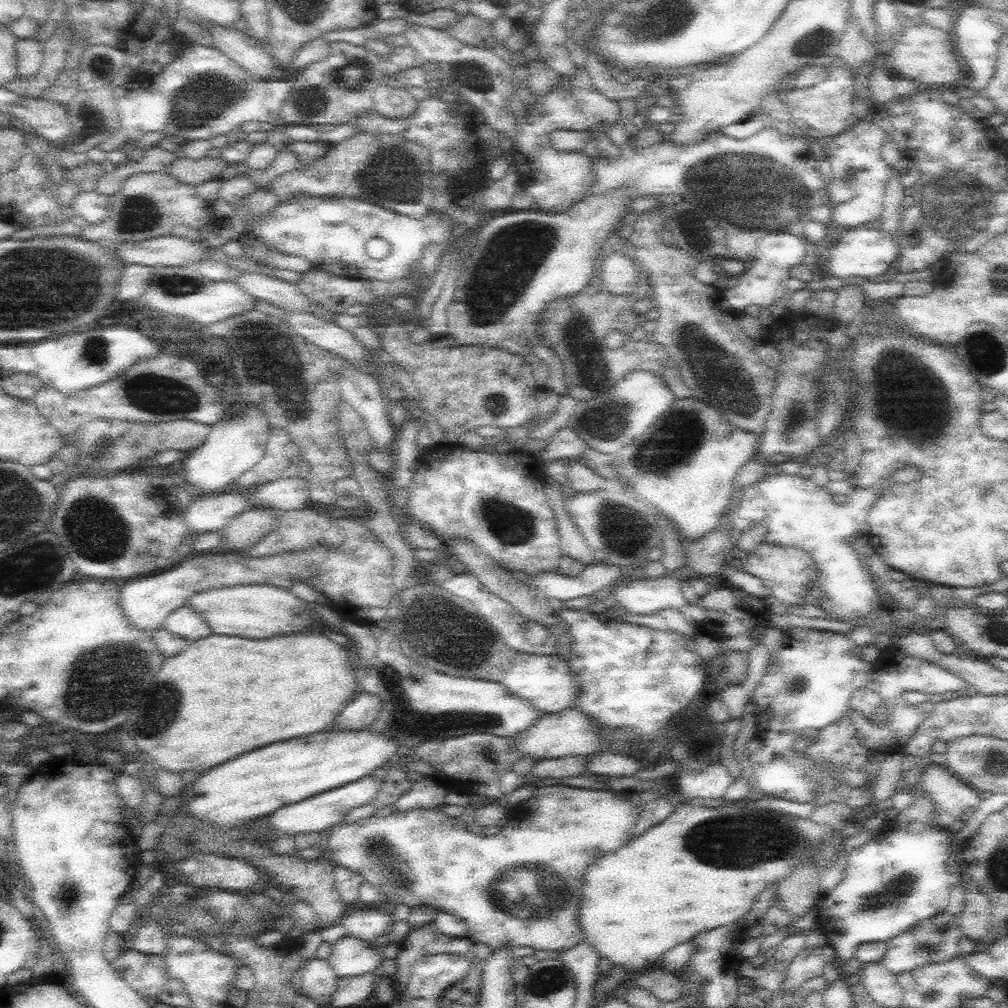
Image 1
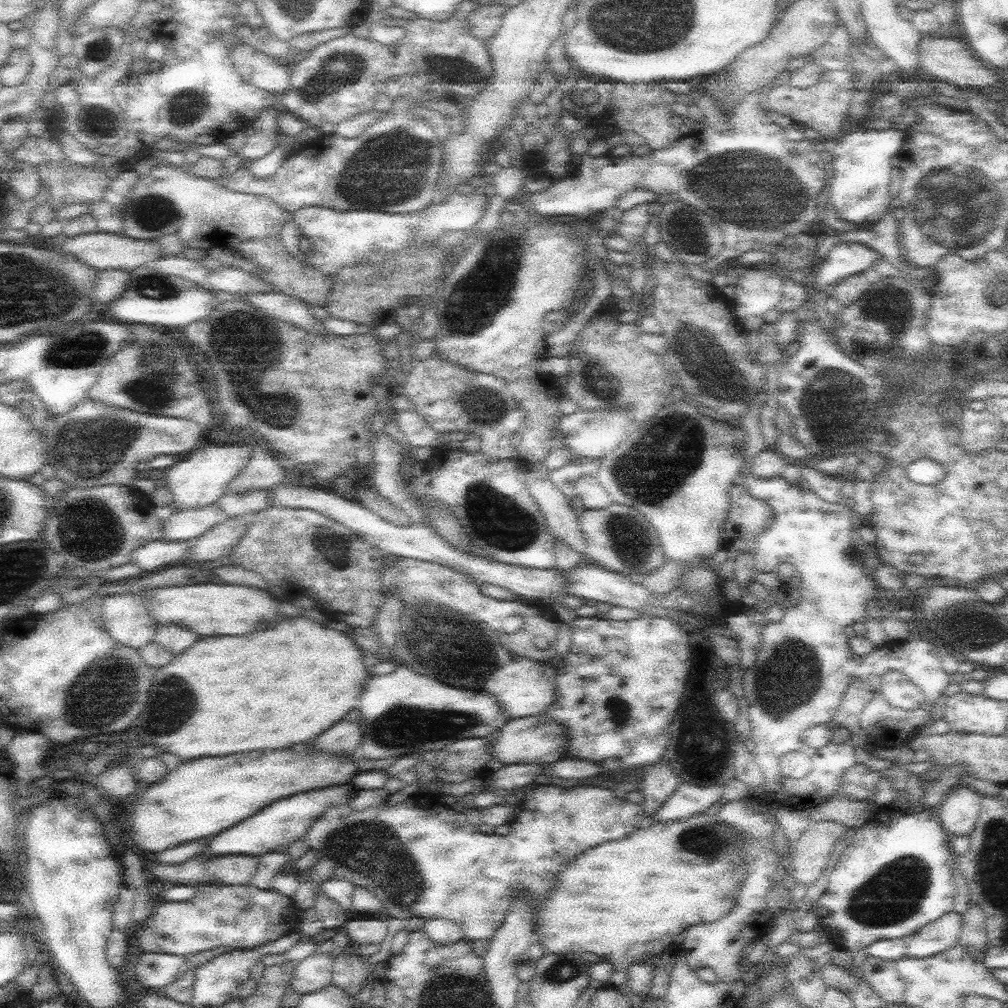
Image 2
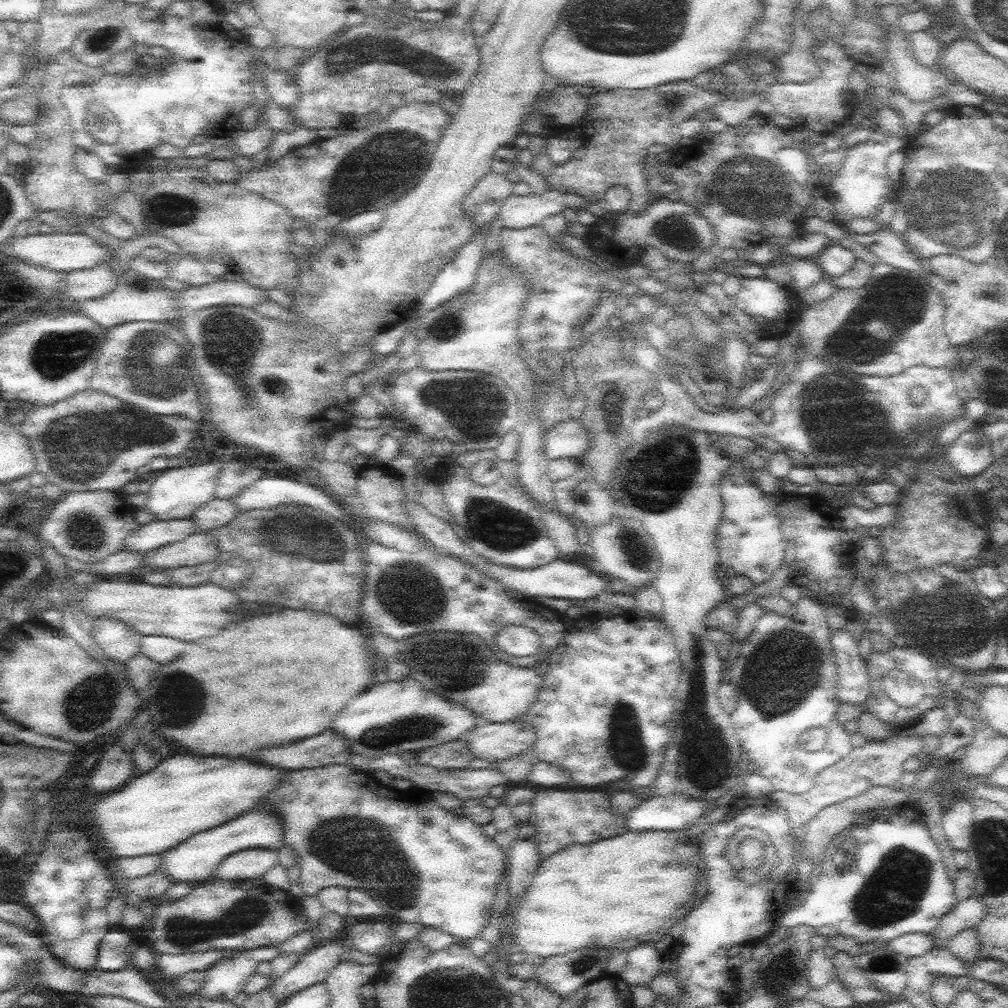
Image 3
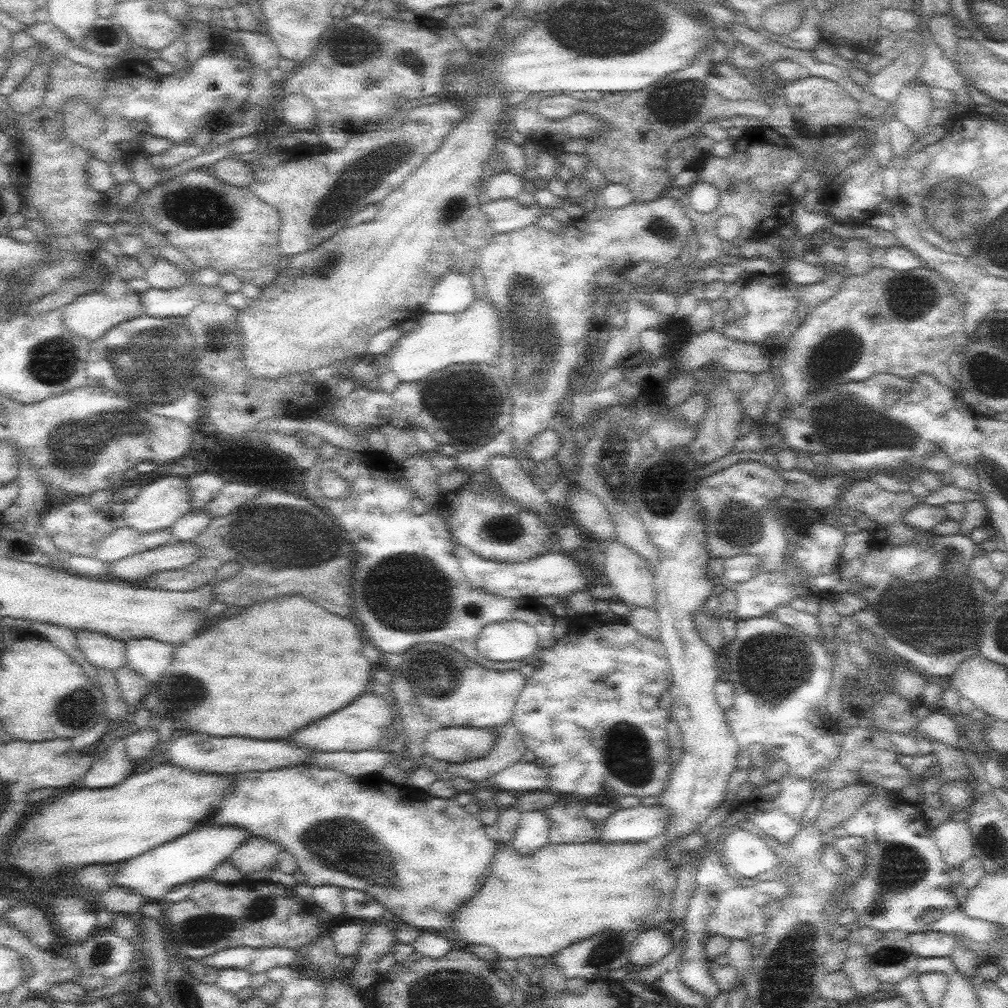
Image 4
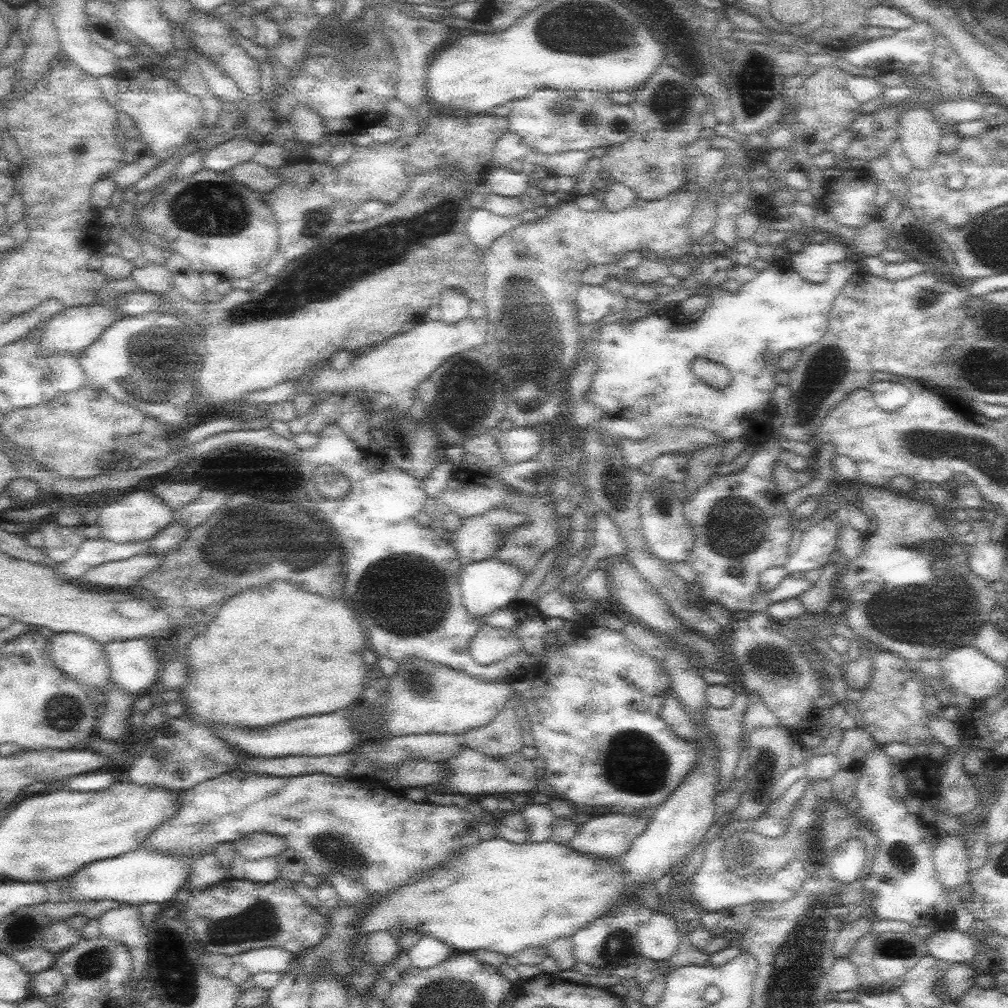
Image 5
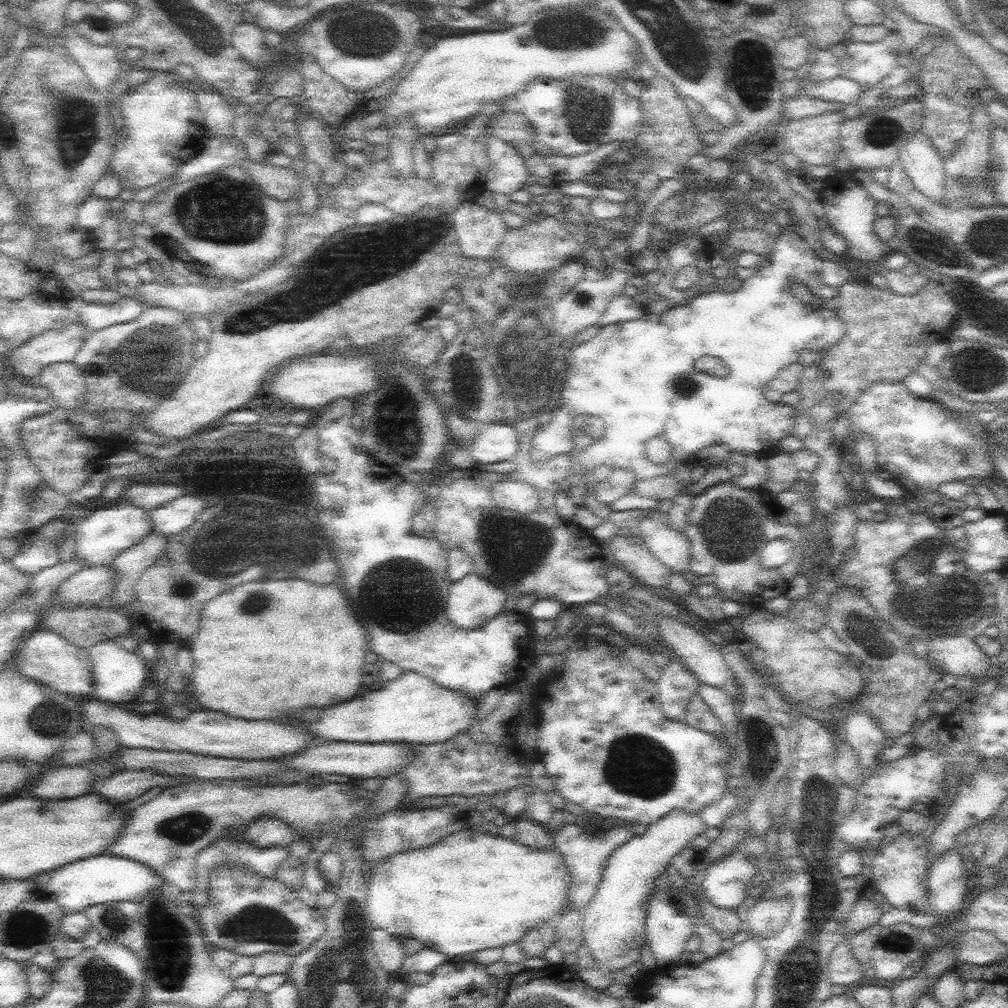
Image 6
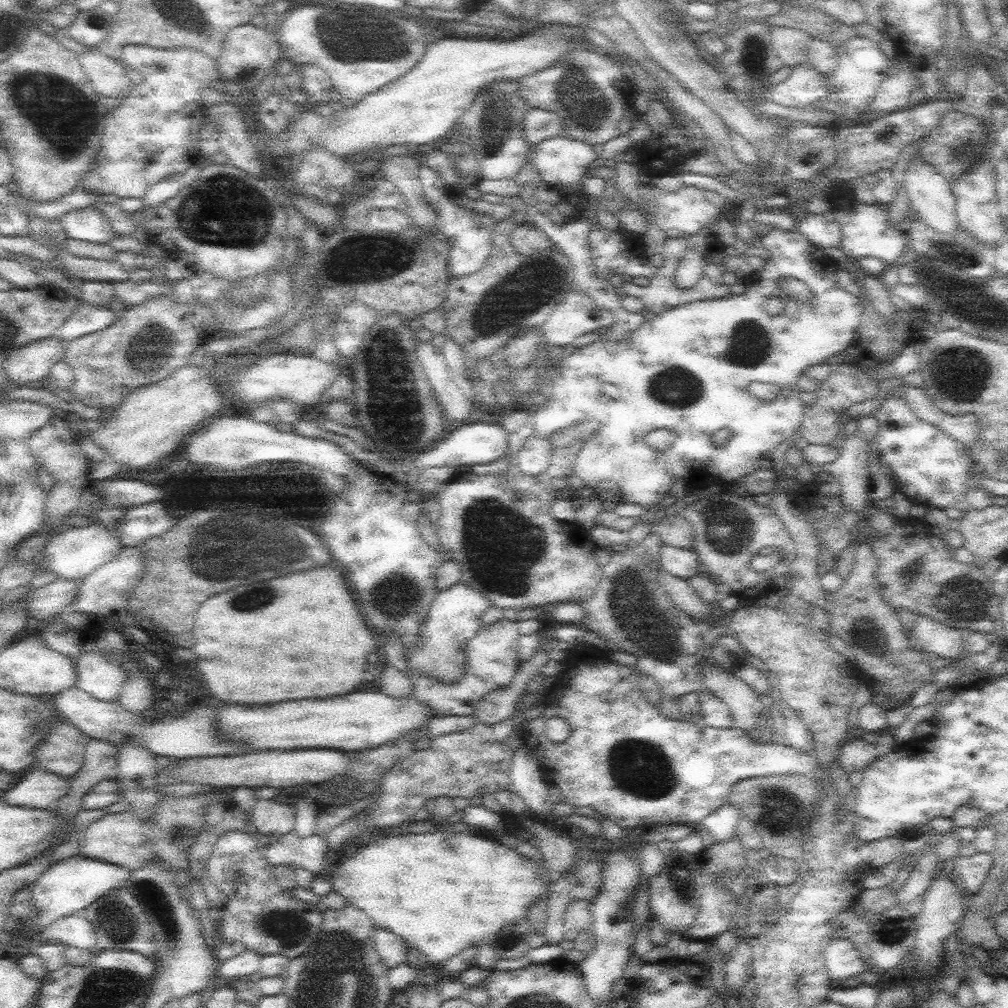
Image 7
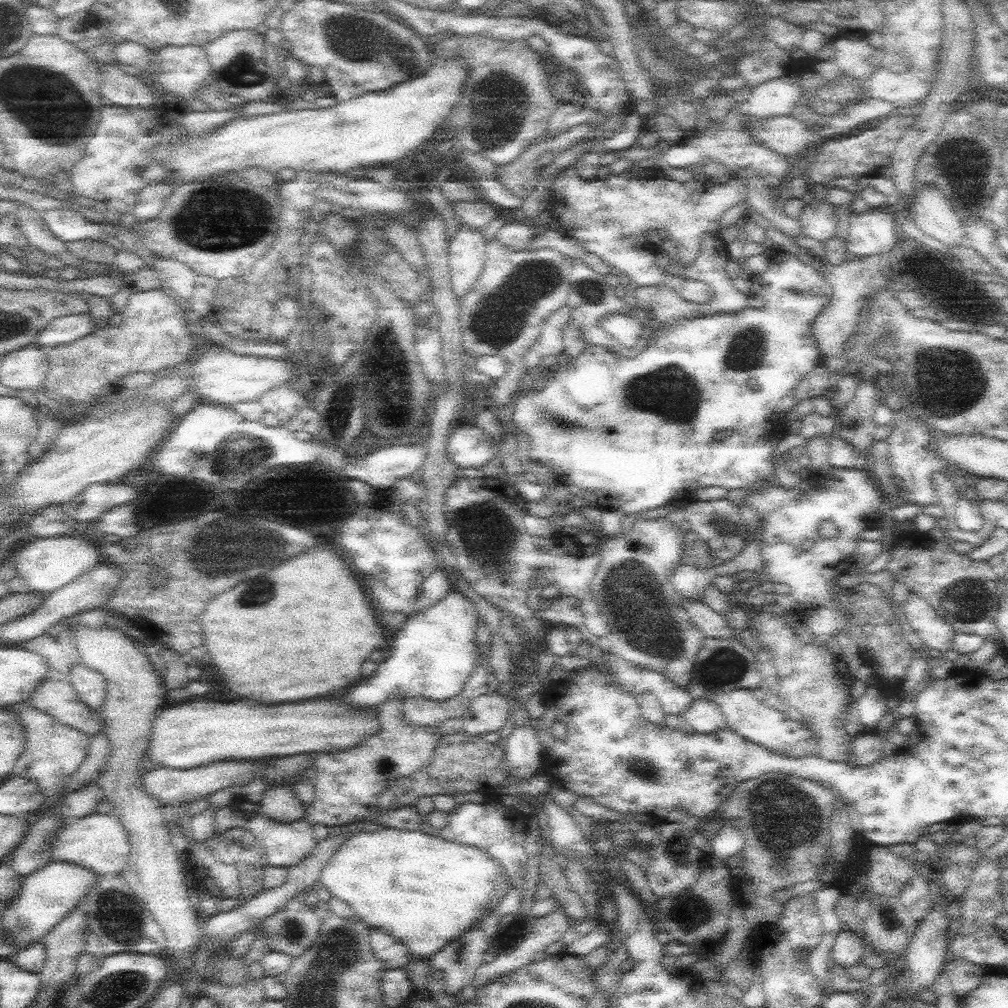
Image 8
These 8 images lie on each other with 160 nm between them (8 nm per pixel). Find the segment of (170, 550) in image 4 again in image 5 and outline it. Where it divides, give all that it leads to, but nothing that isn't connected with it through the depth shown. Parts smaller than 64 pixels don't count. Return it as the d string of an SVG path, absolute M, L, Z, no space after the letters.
M137 554L136 556L105 562L88 570L80 579L81 584L106 591L138 587L139 582L163 563L164 556Z

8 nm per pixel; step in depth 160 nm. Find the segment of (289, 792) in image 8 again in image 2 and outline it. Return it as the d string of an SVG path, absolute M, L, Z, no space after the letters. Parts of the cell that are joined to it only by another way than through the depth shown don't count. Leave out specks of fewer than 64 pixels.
M240 854L213 856L210 860L205 860L202 855L198 855L180 864L158 863L152 868L154 868L154 874L148 870L150 878L168 880L168 882L174 882L174 884L246 885L250 884L256 876L258 859L256 855Z

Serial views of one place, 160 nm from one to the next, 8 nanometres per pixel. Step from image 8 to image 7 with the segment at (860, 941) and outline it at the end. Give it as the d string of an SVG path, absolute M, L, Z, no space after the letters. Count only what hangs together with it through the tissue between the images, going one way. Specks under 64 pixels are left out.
M849 938L834 939L826 947L824 962L834 984L837 980L850 979L859 974L866 975L871 970L871 964L862 960L860 951Z

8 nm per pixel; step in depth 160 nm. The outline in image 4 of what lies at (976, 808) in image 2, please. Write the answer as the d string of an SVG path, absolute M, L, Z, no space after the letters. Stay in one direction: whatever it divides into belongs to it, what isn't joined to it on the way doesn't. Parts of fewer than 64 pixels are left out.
M948 819L935 830L935 838L950 870L974 855L974 836L966 819Z

